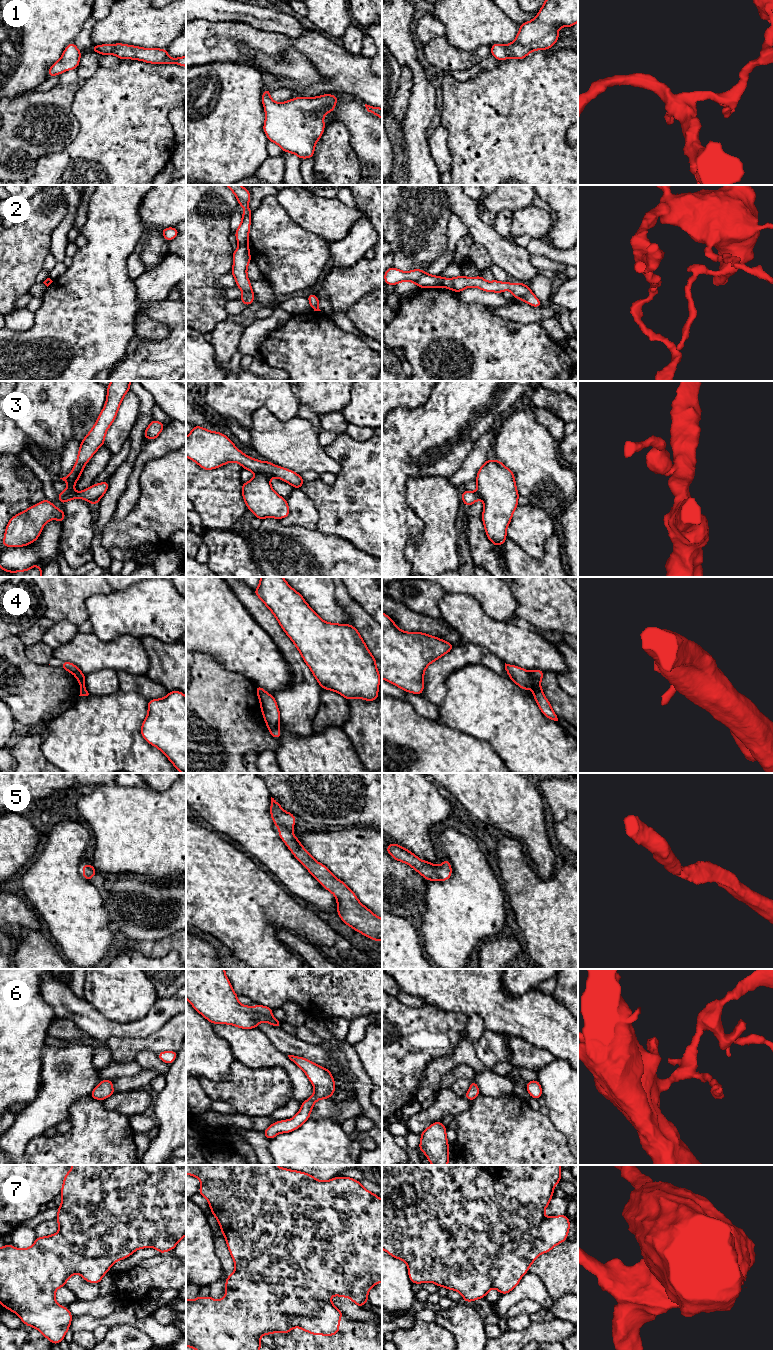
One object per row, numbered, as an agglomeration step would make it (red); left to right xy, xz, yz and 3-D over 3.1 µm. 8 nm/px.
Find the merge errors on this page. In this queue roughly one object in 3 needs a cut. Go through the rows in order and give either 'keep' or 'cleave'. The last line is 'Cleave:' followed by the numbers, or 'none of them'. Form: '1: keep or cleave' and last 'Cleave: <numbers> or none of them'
1: keep
2: cleave
3: cleave
4: cleave
5: keep
6: keep
7: cleave
Cleave: 2, 3, 4, 7

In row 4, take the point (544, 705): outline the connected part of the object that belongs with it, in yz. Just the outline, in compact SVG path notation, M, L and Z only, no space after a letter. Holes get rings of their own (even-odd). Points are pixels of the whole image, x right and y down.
M535 669L533 671L533 696L535 698L535 701L537 702L537 705L539 706L541 712L548 718L554 721L558 721L557 715L553 711L550 702L547 700L547 698L544 695L544 692L541 688L540 682L543 678L544 672L540 669Z

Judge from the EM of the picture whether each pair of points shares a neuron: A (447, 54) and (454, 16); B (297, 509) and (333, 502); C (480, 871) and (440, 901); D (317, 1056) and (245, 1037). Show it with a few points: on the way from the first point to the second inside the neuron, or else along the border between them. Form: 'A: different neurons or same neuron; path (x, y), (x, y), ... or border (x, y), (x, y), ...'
A: different neurons; border (444, 35), (452, 45), (471, 52)
B: different neurons; border (300, 488), (312, 501), (318, 512), (317, 528)
C: same neuron; path (470, 881), (450, 901)
D: different neurons; border (257, 1028), (287, 1055)

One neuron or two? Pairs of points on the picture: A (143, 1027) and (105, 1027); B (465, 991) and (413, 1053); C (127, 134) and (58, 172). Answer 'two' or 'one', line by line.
A: one
B: two
C: one

